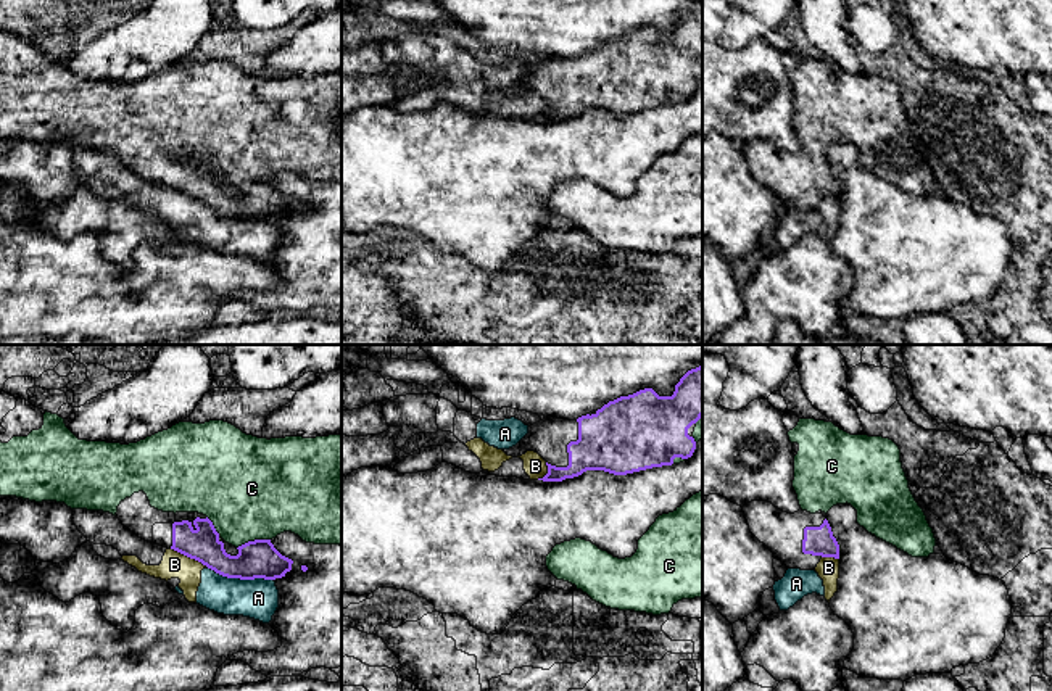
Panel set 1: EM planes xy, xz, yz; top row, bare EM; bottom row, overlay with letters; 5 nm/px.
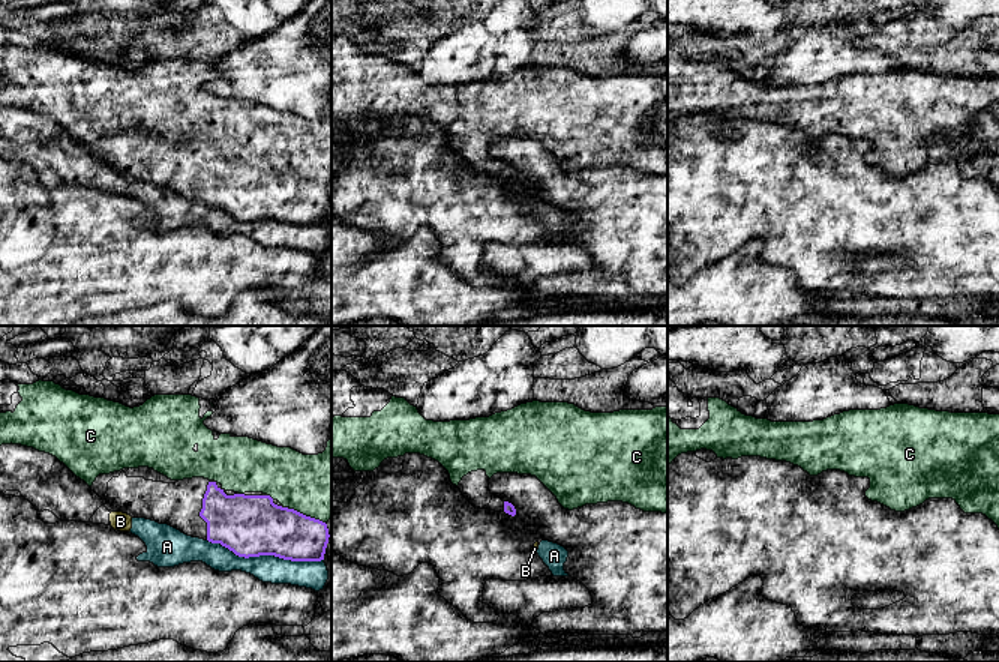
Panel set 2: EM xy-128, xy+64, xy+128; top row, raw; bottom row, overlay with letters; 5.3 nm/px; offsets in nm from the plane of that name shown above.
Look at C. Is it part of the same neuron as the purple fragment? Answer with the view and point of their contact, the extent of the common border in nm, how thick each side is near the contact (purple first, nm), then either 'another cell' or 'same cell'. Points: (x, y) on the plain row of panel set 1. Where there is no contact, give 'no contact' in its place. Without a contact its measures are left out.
xy (255, 179) | 180 nm | 190/500 nm | same cell

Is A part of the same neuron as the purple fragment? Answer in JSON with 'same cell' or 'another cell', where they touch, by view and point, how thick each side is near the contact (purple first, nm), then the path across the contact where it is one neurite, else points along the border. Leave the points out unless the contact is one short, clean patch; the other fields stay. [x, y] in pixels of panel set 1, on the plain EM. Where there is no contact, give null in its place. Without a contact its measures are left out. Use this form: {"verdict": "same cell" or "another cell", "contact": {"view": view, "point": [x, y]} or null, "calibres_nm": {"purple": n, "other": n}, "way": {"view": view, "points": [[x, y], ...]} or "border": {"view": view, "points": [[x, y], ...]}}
{"verdict": "another cell", "contact": {"view": "xy", "point": [240, 218]}, "calibres_nm": {"purple": 190, "other": 200}}

